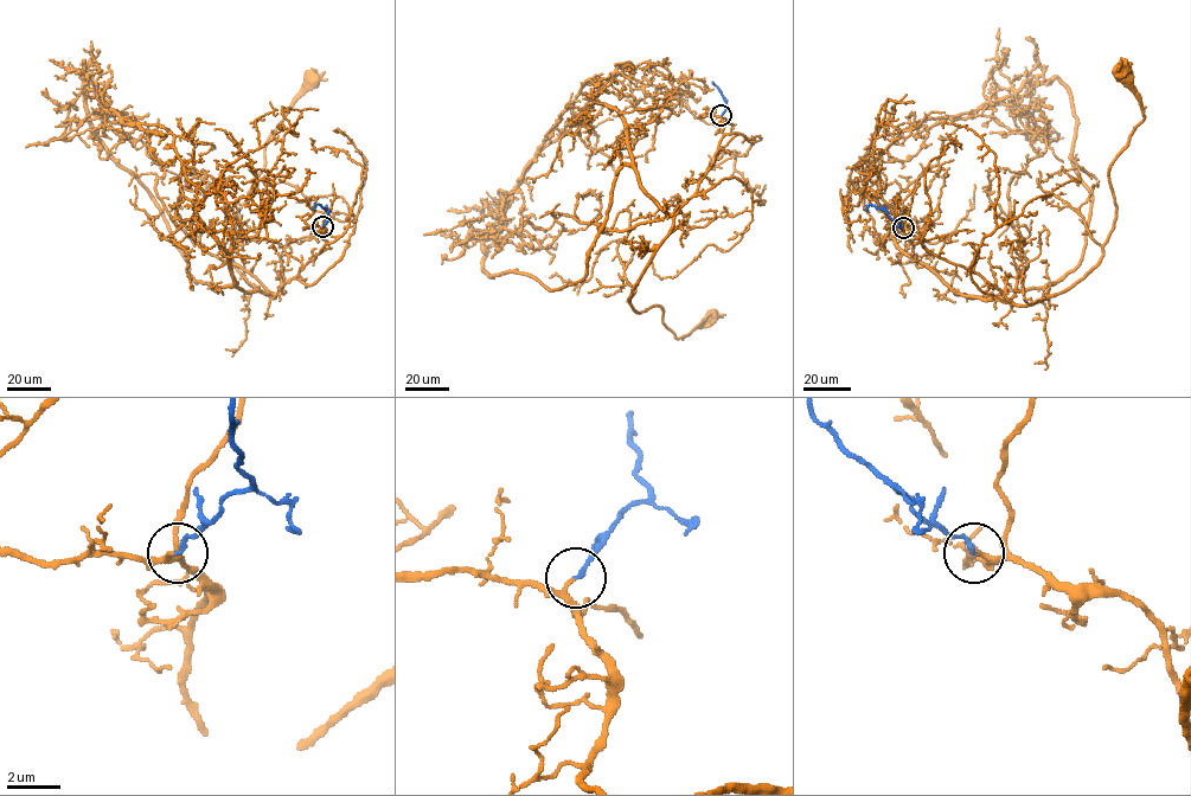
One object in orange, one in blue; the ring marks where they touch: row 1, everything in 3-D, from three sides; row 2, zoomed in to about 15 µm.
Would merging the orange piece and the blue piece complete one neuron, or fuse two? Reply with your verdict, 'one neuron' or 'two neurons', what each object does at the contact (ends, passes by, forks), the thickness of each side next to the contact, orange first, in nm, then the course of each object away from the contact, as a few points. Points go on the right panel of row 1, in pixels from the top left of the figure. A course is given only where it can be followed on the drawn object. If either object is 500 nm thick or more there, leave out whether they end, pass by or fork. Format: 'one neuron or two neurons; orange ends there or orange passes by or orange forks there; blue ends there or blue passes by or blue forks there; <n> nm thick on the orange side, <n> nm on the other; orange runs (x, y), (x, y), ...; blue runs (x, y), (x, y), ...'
one neuron; orange passes by; blue ends there; 130 nm thick on the orange side, 150 nm on the other; orange runs (903, 228), (1015, 303), (1030, 306), (1079, 282), (1113, 226), (1109, 167), (1144, 116), (1120, 69); blue runs (903, 228), (884, 210), (870, 204), (868, 211)

